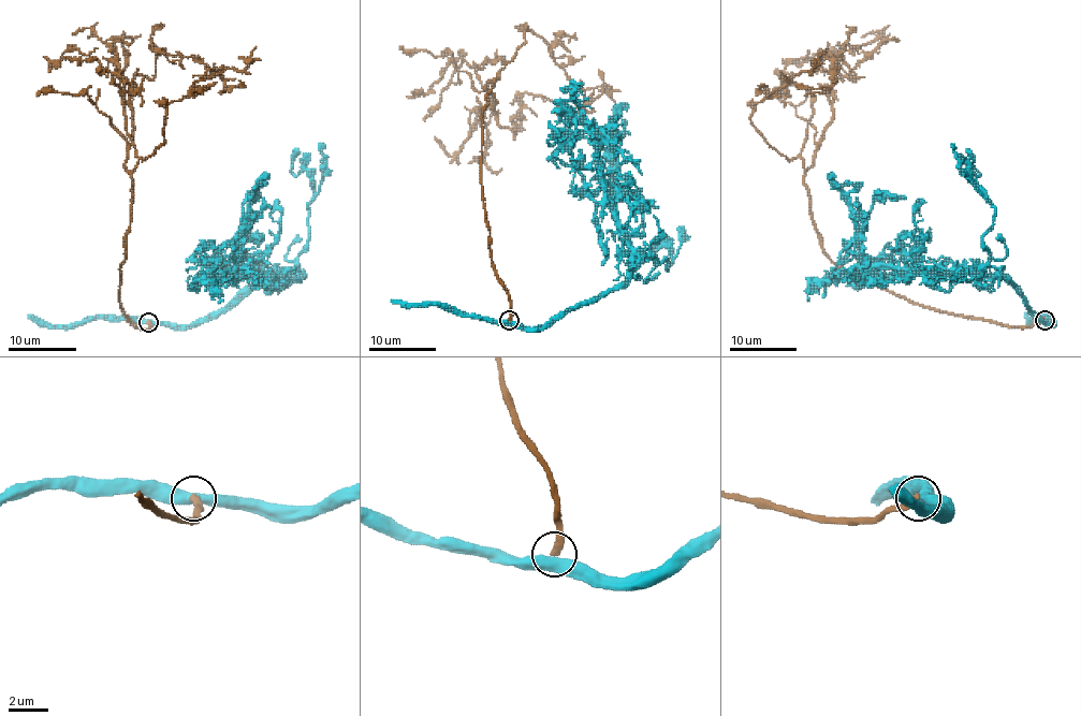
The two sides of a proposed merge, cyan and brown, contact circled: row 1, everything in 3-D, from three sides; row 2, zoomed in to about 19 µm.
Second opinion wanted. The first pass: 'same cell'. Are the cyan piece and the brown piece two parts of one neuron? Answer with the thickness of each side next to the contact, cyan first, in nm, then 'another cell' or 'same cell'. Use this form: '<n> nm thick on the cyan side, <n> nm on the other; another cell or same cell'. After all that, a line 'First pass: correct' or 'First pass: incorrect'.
500 nm thick on the cyan side, 360 nm on the other; another cell
First pass: incorrect

